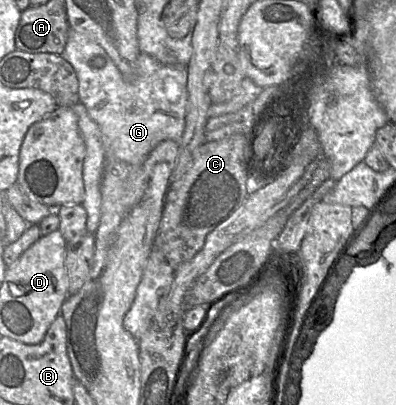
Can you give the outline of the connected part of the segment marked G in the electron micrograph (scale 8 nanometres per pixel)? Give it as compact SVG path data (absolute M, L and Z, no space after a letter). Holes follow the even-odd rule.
M71 28L61 56L75 71L79 103L85 106L88 115L101 131L105 159L117 158L131 165L141 165L161 142L179 142L185 126L186 67L162 64L153 57L139 52L135 78L125 80L98 43ZM96 56L101 56L106 61L101 69L91 66L91 60Z

